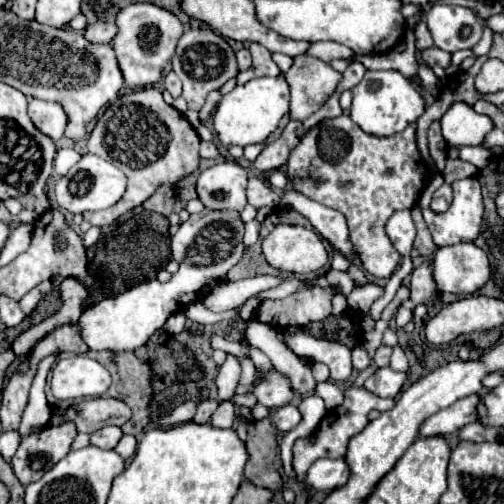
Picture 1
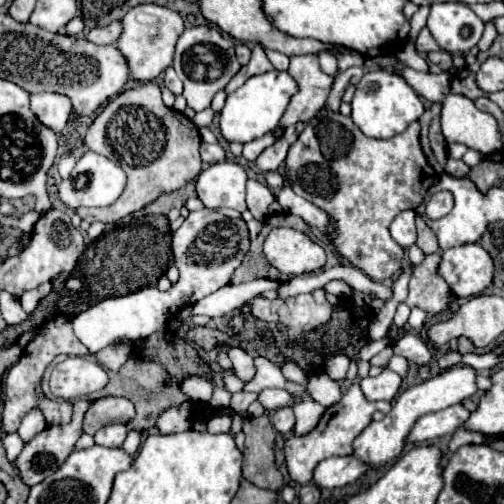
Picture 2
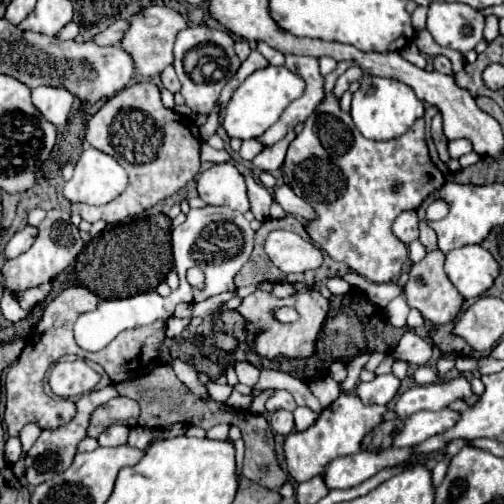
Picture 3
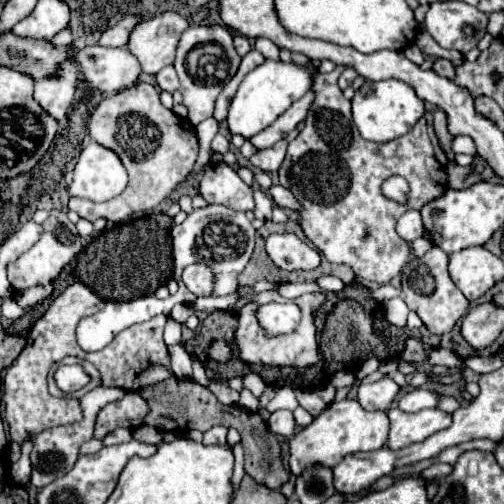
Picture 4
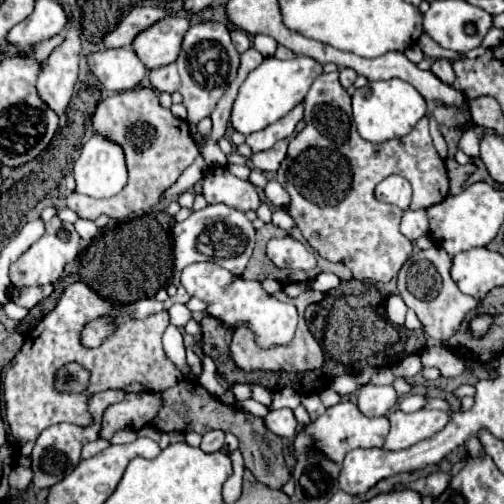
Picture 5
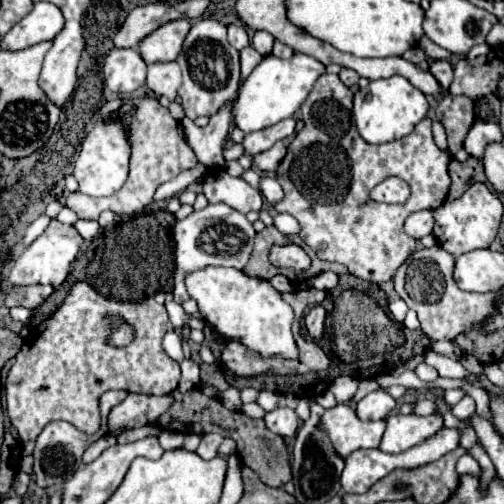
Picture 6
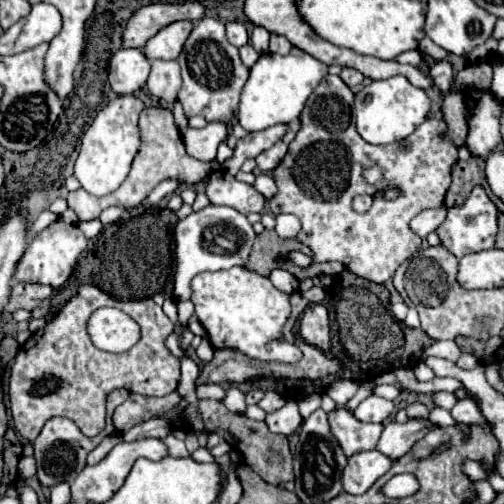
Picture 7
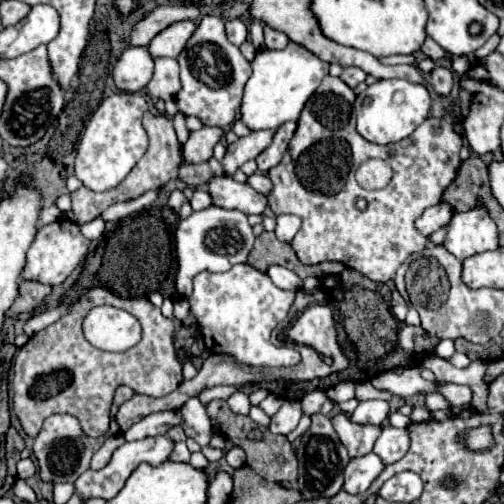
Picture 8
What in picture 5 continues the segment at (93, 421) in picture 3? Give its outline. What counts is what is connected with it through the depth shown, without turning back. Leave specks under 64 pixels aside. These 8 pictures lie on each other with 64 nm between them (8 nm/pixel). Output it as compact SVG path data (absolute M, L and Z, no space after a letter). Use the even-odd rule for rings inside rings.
M138 392L138 394L126 394L126 398L118 404L112 404L106 408L102 416L102 430L100 438L110 438L114 432L122 428L140 430L156 416L160 410L160 398L152 396L150 392Z

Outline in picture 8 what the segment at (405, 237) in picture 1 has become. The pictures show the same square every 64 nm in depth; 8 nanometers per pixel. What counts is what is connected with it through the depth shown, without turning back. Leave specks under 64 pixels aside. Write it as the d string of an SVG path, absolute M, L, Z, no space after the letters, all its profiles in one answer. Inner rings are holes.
M440 202L428 210L424 210L424 214L416 220L416 228L420 234L424 236L430 236L432 232L436 232L438 228L446 226L448 220L452 218L452 208L446 204L446 202Z

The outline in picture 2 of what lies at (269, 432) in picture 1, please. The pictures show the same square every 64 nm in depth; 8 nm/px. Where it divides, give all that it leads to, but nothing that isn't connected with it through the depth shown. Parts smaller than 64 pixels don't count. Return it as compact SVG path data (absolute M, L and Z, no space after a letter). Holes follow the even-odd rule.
M246 416L242 430L246 434L246 448L244 448L244 478L258 488L280 490L284 486L282 474L274 466L274 440L276 430L270 424L268 416L252 418Z

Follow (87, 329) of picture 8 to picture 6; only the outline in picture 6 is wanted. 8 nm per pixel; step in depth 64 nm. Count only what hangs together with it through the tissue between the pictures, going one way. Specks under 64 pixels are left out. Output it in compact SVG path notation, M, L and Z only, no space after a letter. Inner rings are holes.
M118 322L120 326L118 326L118 330L110 336L110 340L112 340L112 344L116 344L116 346L124 346L124 344L130 344L132 342L132 328L128 328L126 324L122 324L122 322Z

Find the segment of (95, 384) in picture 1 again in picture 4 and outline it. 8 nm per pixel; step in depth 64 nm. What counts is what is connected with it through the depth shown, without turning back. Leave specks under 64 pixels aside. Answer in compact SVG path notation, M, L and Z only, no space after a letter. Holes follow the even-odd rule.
M70 364L70 366L58 366L54 372L56 386L64 394L72 394L76 390L82 390L90 382L90 374L80 364Z

